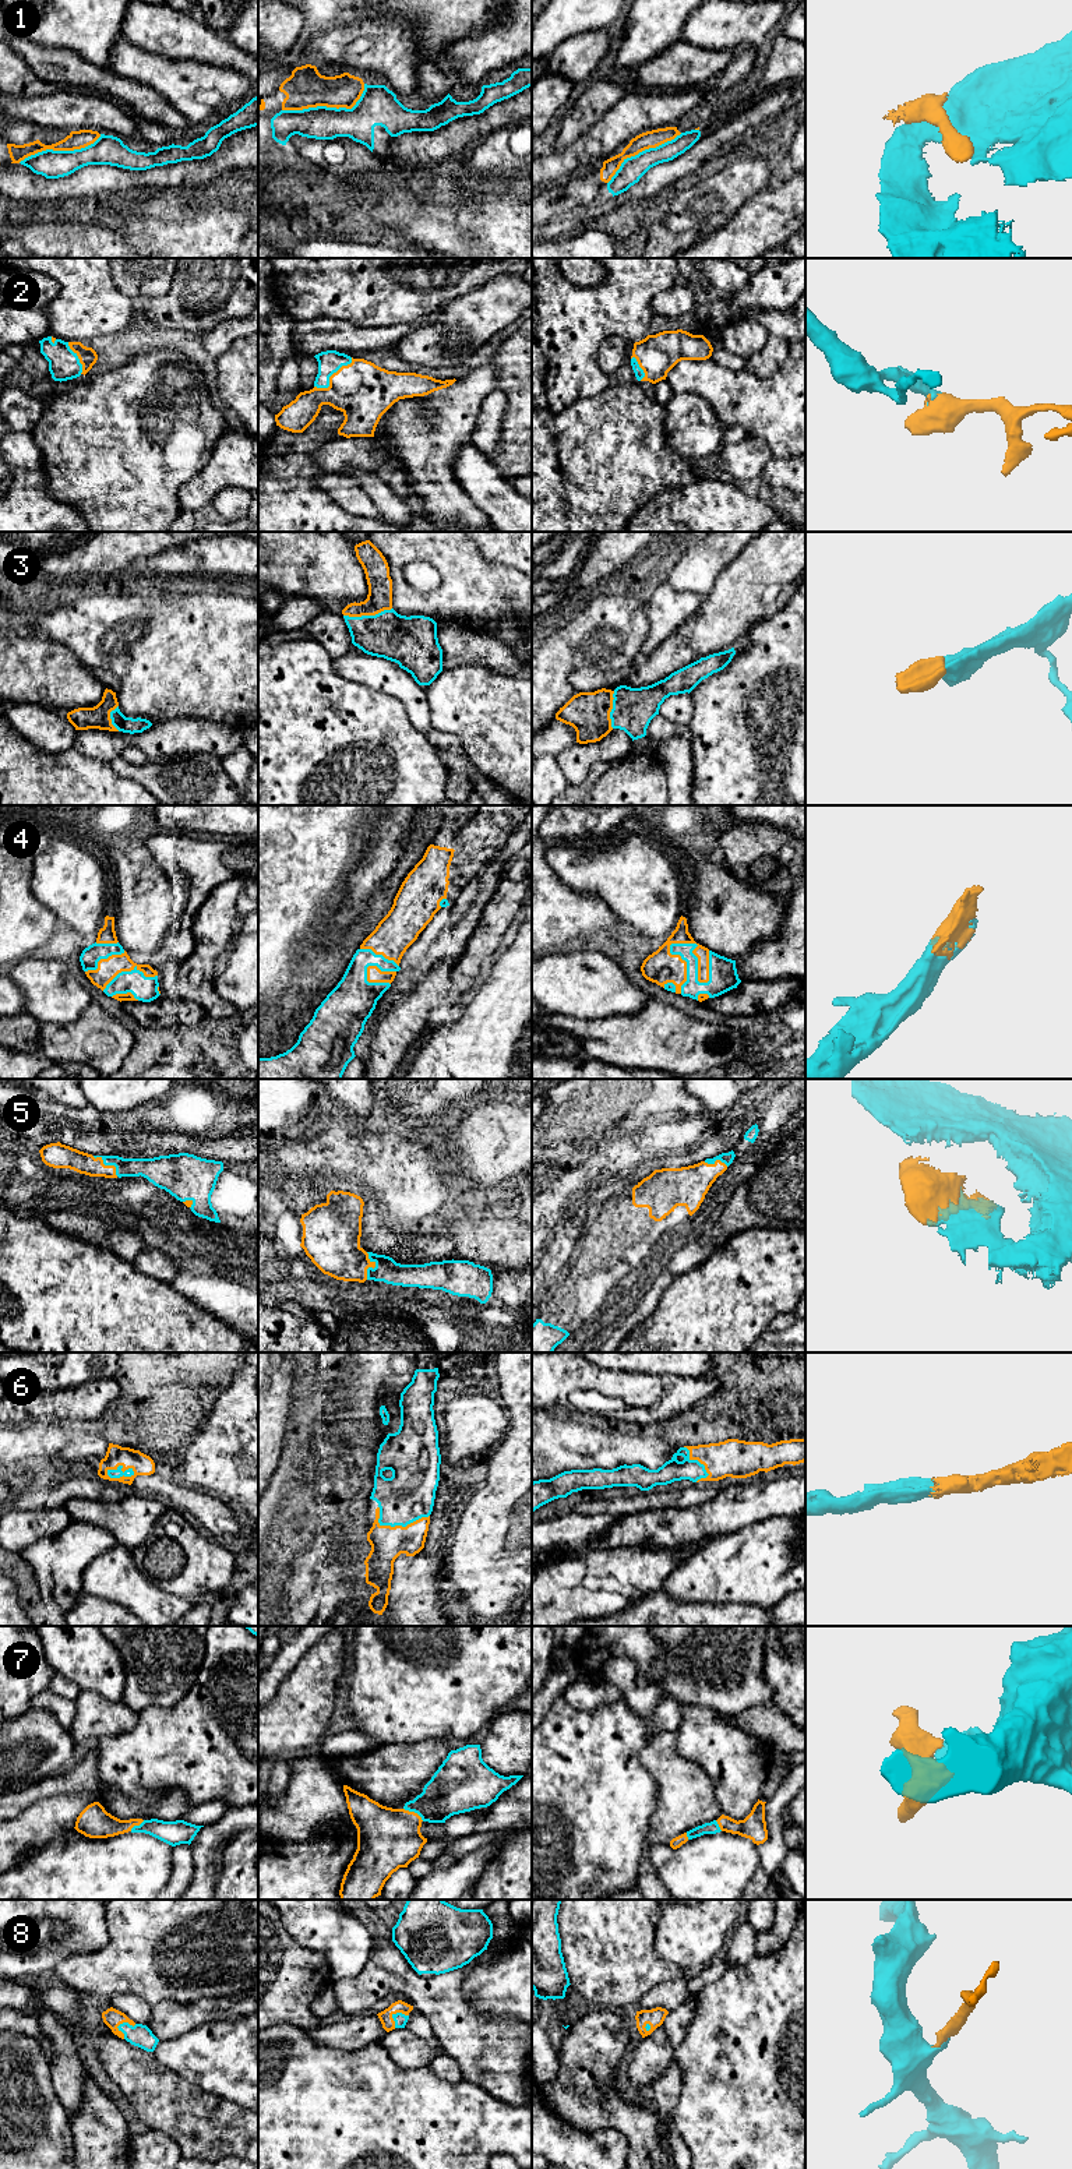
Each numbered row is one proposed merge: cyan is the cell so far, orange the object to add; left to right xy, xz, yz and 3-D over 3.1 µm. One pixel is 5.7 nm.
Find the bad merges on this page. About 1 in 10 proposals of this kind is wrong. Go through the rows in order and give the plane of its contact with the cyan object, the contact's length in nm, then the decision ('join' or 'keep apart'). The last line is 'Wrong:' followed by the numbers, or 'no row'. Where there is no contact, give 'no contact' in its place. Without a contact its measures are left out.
1: contact in xz; length 500 nm; keep apart
2: contact in xz; length 280 nm; join
3: contact in xz; length 280 nm; join
4: contact in yz; length 320 nm; join
5: contact in xz; length 160 nm; join
6: contact in xy; length 170 nm; join
7: contact in xz; length 140 nm; join
8: contact in xy; length 120 nm; join
Wrong: 1

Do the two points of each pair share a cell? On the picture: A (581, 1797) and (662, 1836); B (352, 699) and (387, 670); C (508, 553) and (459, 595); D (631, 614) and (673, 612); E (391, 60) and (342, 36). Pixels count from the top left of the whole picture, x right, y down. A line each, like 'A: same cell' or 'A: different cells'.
A: different cells
B: different cells
C: different cells
D: different cells
E: same cell

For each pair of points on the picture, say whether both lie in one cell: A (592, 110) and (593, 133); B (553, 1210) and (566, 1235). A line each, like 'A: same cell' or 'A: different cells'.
A: different cells
B: different cells

